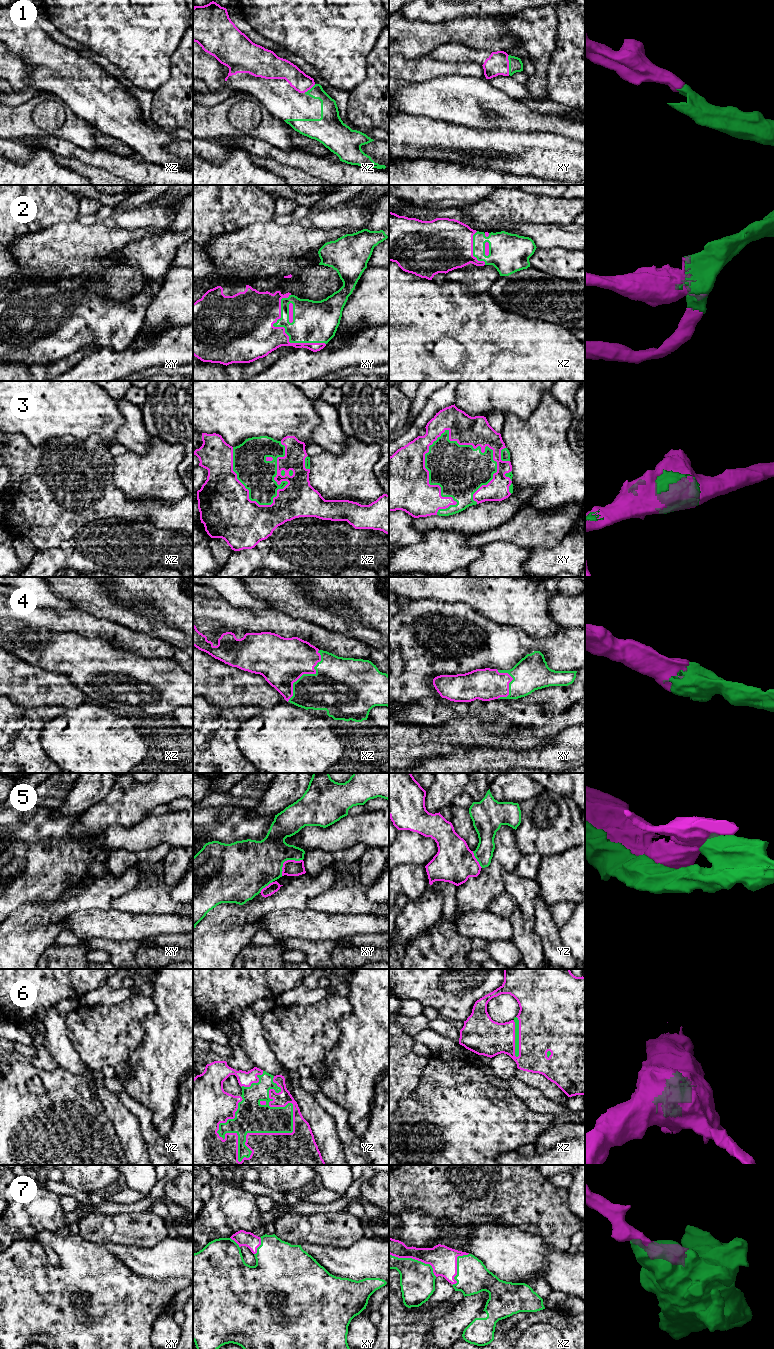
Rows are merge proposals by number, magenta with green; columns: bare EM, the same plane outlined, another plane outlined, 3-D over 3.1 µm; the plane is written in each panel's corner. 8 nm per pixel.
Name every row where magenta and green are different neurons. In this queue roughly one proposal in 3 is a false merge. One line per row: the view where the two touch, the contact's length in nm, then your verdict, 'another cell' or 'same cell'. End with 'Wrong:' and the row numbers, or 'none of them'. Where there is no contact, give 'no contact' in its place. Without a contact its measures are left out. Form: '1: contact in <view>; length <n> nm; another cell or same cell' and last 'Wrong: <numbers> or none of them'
1: contact in xy; length 160 nm; same cell
2: contact in xy; length 500 nm; same cell
3: contact in xy; length 700 nm; same cell
4: contact in xz; length 480 nm; same cell
5: contact in xy; length 220 nm; another cell
6: contact in yz; length 750 nm; same cell
7: contact in xz; length 420 nm; same cell
Wrong: 5

